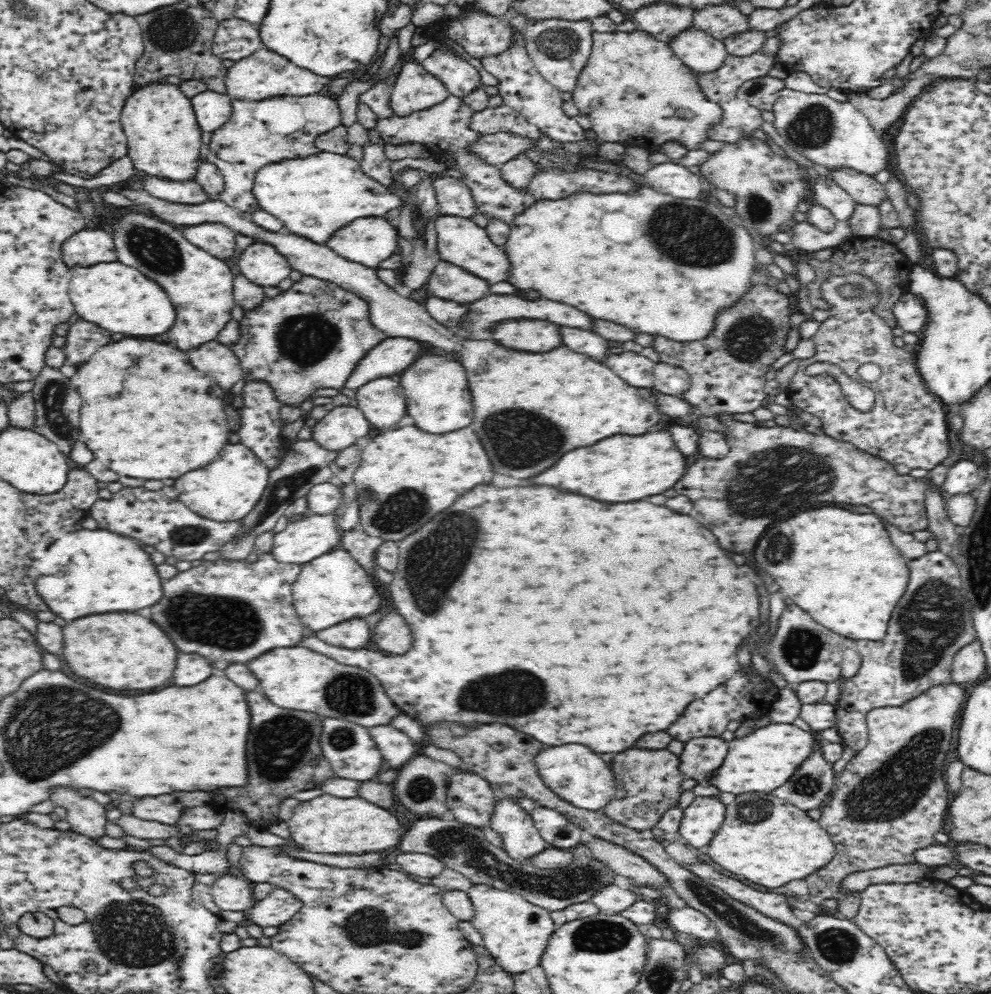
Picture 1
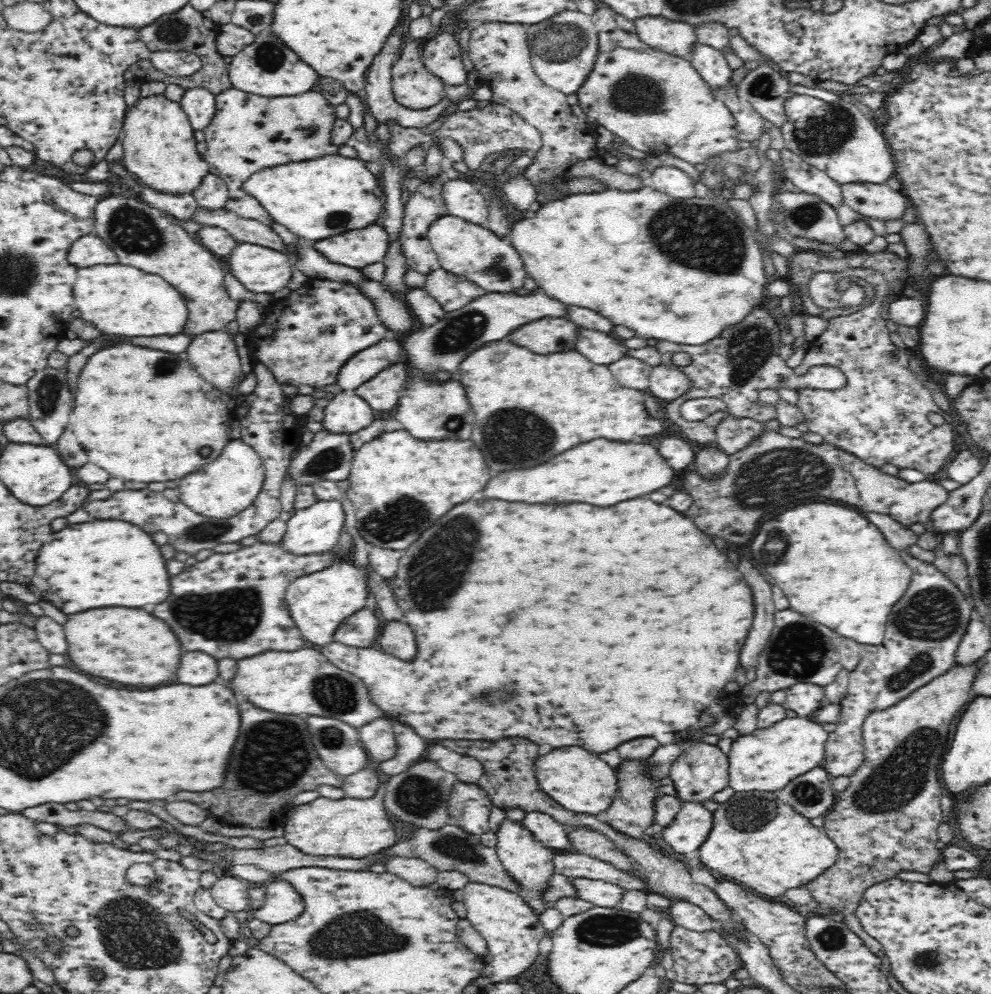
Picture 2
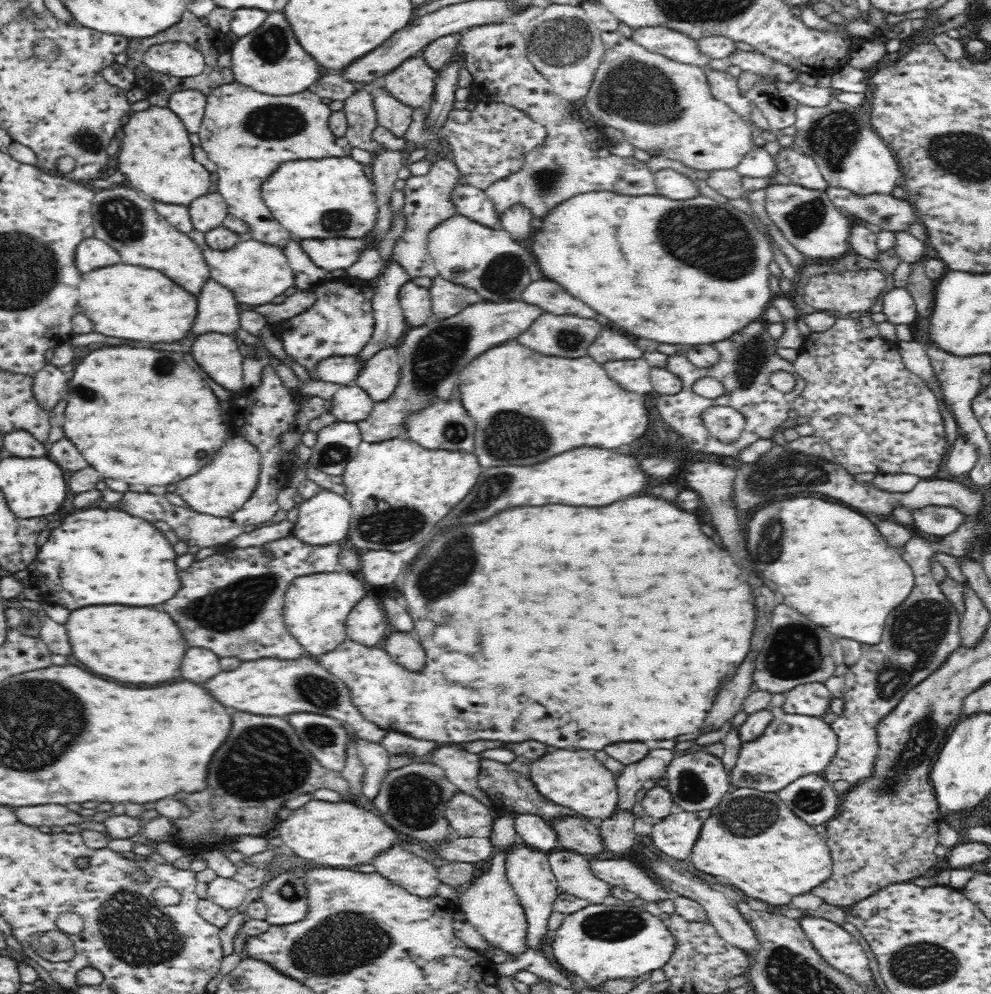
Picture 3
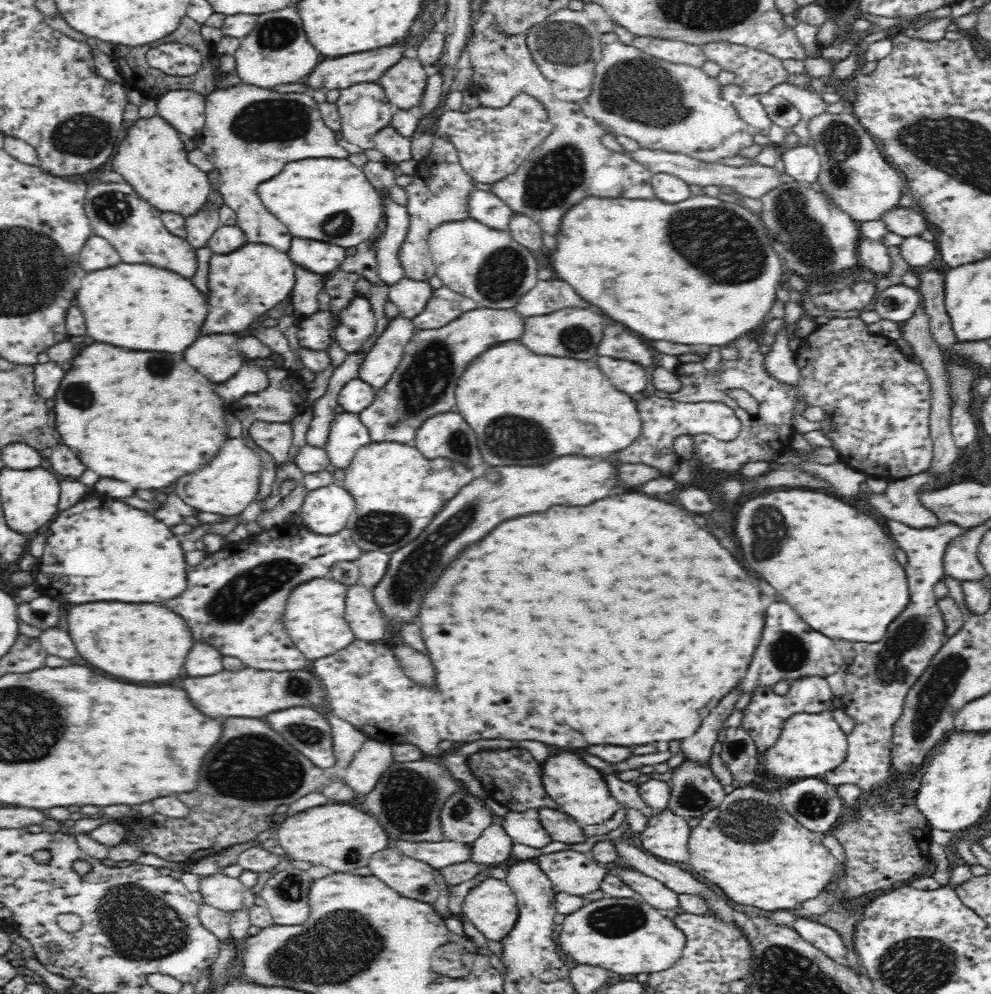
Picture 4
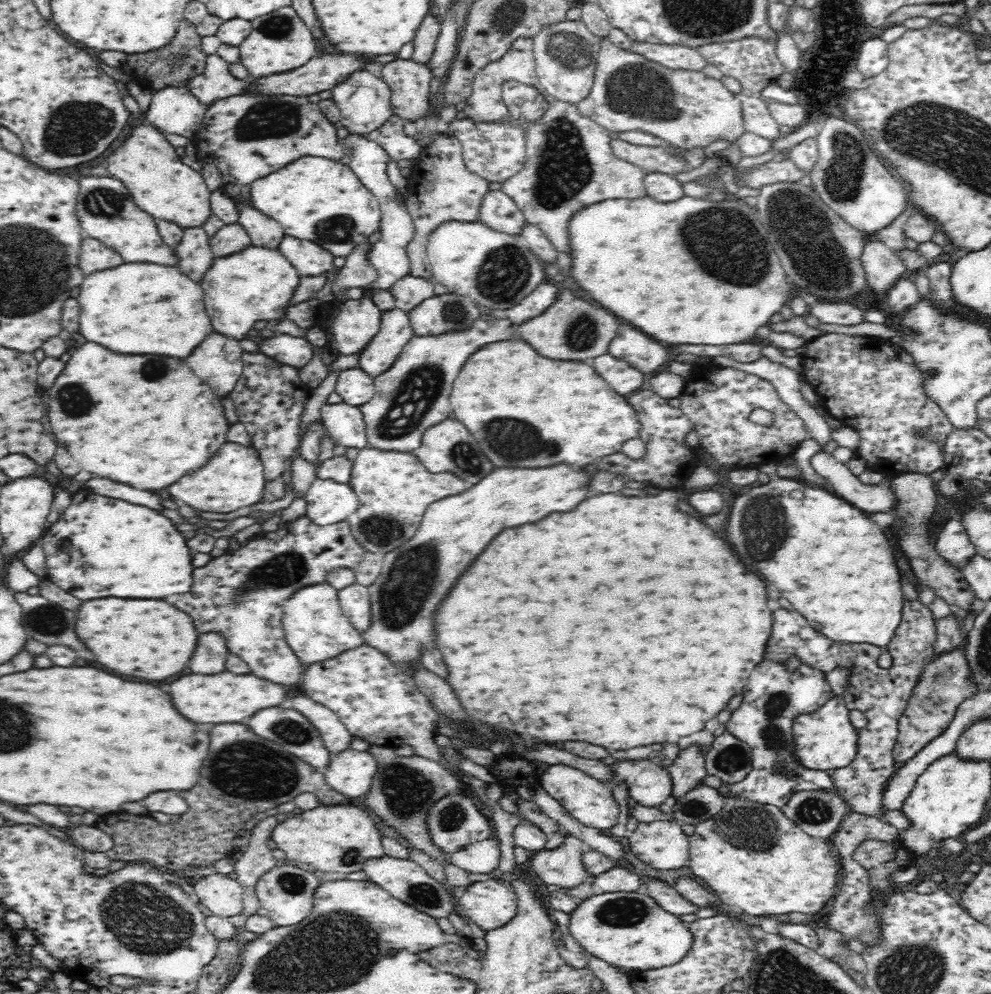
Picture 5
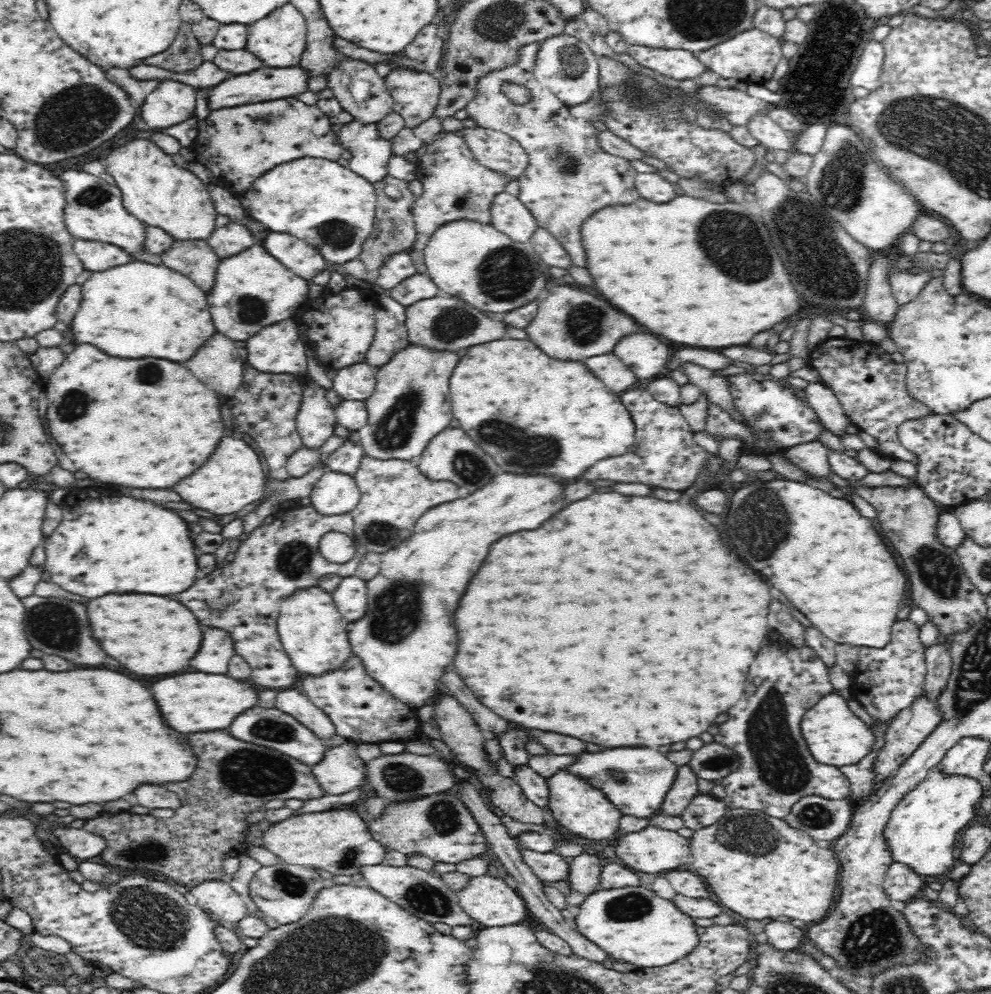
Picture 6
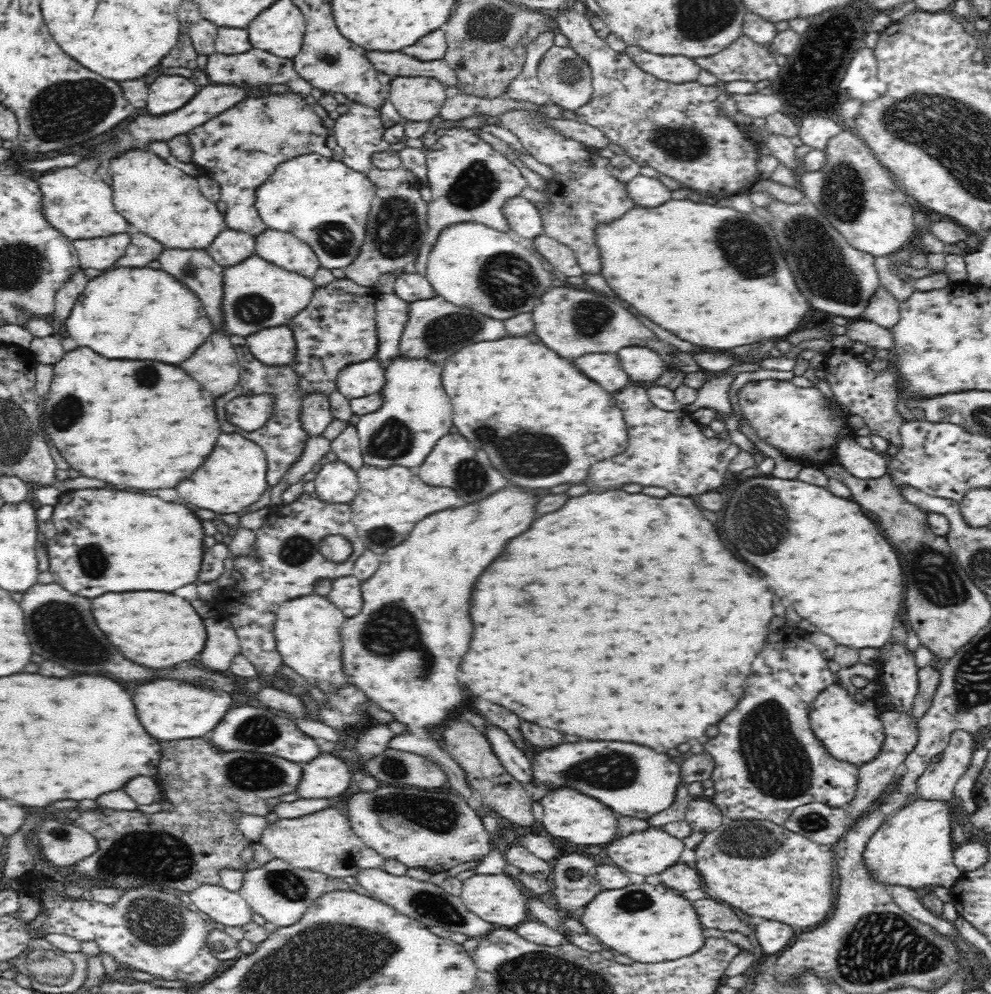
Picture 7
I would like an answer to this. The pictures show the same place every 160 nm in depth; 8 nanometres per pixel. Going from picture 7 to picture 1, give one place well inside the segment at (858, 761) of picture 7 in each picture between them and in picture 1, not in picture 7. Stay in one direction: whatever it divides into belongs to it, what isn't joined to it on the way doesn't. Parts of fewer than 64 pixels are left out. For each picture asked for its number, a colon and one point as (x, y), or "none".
1: (778, 750)
2: (767, 760)
3: (792, 746)
4: (811, 744)
5: (825, 740)
6: (835, 735)

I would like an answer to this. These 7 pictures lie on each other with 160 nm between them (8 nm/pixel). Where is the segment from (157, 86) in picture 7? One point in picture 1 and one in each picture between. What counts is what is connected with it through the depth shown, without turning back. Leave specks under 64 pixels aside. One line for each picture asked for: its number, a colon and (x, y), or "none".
1: (212, 109)
2: (198, 105)
3: (188, 105)
4: (184, 111)
5: (173, 109)
6: (171, 102)

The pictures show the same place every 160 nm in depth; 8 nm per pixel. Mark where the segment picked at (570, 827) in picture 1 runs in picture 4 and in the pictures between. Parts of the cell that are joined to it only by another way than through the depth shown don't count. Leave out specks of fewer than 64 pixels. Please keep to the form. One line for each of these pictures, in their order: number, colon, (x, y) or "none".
2: (543, 827)
3: (534, 831)
4: (521, 830)

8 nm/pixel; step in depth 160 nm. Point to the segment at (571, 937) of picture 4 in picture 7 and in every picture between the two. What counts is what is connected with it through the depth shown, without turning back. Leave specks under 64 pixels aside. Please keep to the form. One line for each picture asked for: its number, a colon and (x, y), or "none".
5: (630, 930)
6: (634, 924)
7: (632, 920)

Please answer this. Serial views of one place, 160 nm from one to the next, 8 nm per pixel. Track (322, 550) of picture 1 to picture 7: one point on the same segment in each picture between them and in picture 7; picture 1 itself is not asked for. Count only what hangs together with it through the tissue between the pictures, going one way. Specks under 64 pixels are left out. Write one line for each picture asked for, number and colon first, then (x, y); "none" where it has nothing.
2: (316, 528)
3: (324, 518)
4: (325, 510)
5: (328, 502)
6: (336, 492)
7: (337, 482)

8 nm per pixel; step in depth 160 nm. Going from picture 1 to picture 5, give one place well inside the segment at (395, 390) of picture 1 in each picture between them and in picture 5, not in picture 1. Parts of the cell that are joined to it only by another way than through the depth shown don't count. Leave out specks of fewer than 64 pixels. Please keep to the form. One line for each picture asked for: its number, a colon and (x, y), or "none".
2: (382, 391)
3: (378, 376)
4: (377, 366)
5: (395, 330)

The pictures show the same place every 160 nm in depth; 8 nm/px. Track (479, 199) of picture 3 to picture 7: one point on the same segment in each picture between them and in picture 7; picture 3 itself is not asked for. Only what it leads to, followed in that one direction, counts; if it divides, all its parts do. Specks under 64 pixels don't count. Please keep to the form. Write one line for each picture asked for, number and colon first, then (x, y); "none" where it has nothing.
4: (487, 208)
5: (499, 211)
6: (509, 215)
7: (523, 215)

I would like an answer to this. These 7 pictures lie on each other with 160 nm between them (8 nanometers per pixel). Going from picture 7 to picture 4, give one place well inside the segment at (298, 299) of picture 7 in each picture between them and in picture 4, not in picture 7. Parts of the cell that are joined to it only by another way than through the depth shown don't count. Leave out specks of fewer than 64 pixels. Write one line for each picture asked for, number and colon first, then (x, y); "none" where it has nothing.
4: (242, 286)
5: (252, 288)
6: (251, 290)

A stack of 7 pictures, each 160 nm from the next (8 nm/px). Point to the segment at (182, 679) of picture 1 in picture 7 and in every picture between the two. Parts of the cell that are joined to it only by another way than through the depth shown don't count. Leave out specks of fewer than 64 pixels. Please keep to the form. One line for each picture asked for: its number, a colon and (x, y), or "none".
2: (197, 668)
3: (200, 663)
4: (204, 660)
5: (210, 657)
6: (217, 649)
7: (223, 645)

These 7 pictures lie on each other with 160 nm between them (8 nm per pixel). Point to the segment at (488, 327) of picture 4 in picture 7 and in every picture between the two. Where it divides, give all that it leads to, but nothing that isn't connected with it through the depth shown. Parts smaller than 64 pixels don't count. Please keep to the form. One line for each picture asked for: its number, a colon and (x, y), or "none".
5: (411, 395)
6: (409, 406)
7: (415, 413)

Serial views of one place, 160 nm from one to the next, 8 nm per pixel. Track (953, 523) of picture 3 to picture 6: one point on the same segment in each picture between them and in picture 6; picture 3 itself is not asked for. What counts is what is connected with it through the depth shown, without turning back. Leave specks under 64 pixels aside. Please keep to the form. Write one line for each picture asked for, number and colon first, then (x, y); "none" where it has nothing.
4: (900, 501)
5: (838, 476)
6: (813, 457)

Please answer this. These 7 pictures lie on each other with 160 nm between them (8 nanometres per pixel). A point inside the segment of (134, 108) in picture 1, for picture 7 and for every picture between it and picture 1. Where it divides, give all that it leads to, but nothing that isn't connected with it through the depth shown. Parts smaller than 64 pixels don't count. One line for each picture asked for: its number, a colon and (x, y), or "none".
2: (159, 146)
3: (156, 156)
4: (151, 158)
5: (163, 187)
6: (159, 193)
7: (157, 198)

